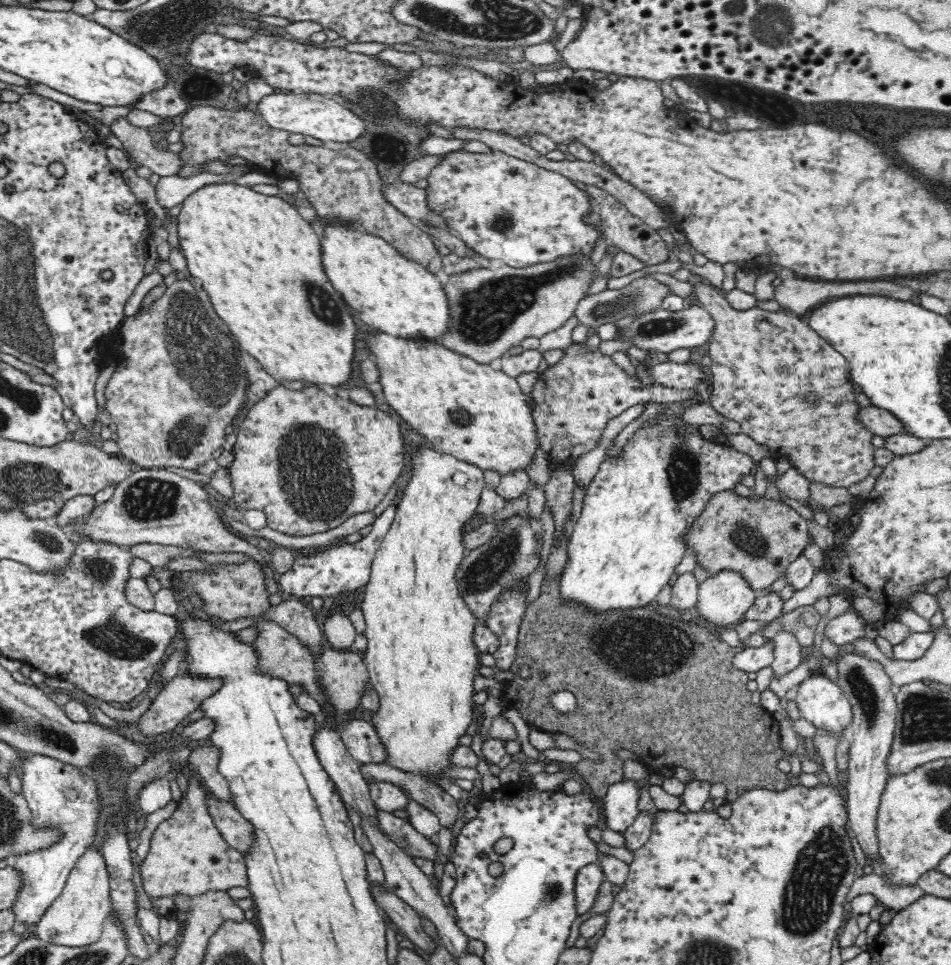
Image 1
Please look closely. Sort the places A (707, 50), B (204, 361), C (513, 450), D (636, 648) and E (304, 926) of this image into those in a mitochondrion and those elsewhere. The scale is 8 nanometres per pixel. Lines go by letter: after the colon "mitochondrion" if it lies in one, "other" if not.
A: other
B: mitochondrion
C: other
D: mitochondrion
E: other

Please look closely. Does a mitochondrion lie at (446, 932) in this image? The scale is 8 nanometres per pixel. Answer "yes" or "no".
no

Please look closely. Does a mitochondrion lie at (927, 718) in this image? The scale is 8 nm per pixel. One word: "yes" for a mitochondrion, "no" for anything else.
yes

